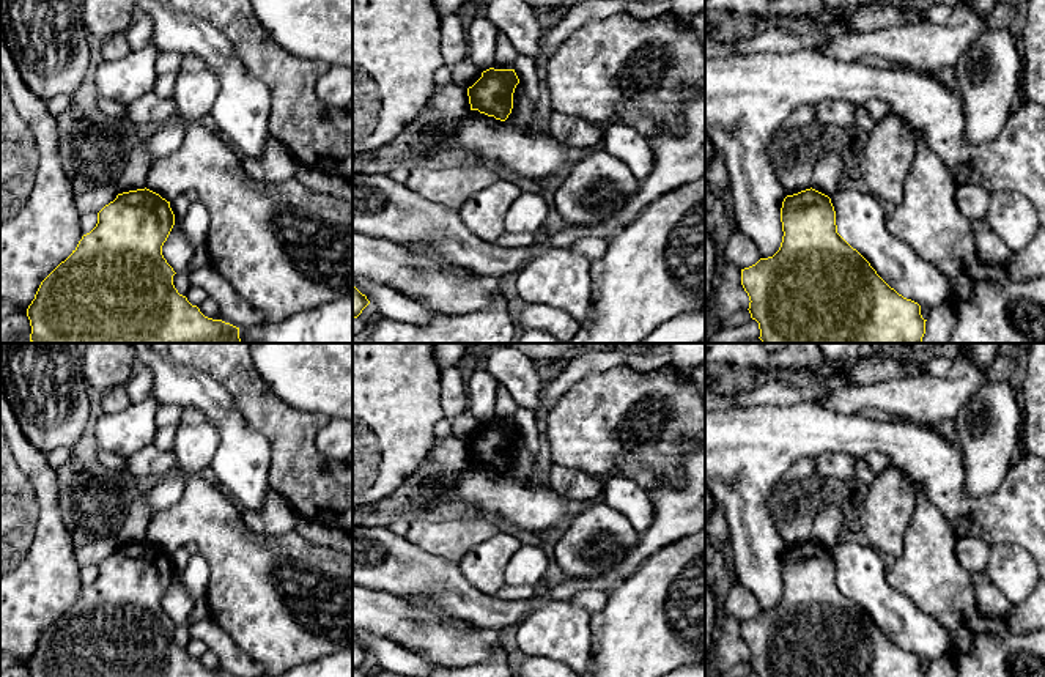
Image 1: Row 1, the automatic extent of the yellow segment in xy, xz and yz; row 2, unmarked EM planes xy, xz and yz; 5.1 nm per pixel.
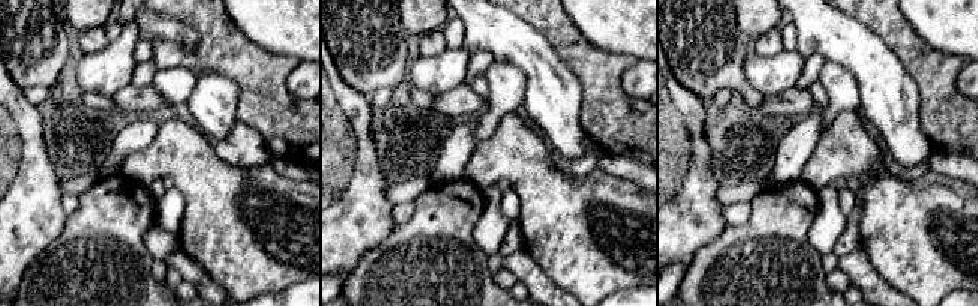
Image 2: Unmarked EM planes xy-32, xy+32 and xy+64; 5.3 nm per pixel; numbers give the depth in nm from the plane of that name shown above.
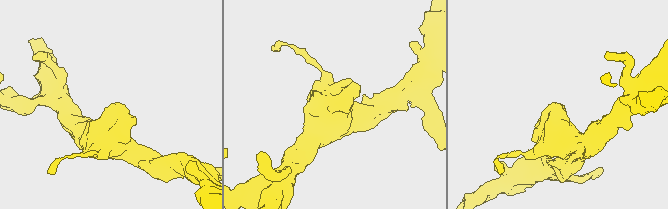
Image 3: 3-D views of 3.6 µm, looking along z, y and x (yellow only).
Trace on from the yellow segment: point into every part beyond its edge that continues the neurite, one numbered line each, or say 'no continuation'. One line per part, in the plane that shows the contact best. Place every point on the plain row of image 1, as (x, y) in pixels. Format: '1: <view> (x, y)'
no continuation

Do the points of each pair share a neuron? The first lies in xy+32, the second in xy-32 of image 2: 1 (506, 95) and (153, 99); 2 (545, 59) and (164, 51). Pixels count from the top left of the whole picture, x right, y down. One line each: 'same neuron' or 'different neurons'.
1: different neurons
2: different neurons

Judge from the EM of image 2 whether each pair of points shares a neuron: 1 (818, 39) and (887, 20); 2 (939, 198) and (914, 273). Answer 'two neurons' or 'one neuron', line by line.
1: two neurons
2: one neuron

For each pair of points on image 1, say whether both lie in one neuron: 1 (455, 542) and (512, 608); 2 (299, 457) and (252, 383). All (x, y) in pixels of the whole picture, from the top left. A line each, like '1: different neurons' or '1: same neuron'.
1: different neurons
2: same neuron

